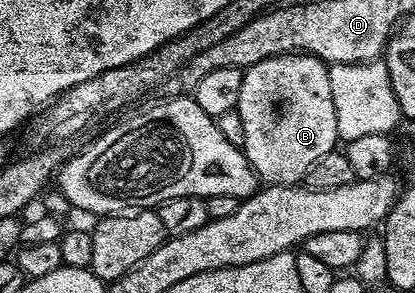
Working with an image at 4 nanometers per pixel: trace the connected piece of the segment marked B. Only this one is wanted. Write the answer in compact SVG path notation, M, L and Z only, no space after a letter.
M284 52L246 67L237 107L244 132L242 150L268 185L300 183L316 160L339 142L329 66L306 52Z

